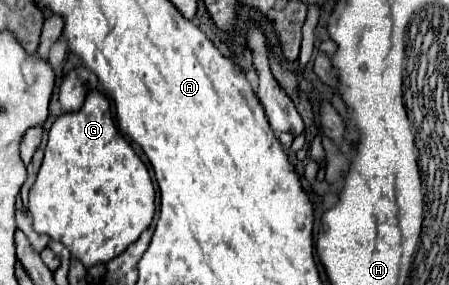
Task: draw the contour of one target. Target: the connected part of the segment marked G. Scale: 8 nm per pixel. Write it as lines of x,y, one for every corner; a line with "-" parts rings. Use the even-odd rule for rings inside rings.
74,68
62,78
58,100
62,110
70,114
58,116
50,128
42,166
34,186
30,188
30,206
28,206
34,230
46,232
52,240
62,242
70,250
72,258
82,262
86,268
110,262
128,244
138,240
138,236
150,226
156,210
156,204
154,204
156,190
152,186
150,172
142,162
142,158
132,150
132,146
118,132
110,112
110,102
96,88
98,88
98,80
86,68

